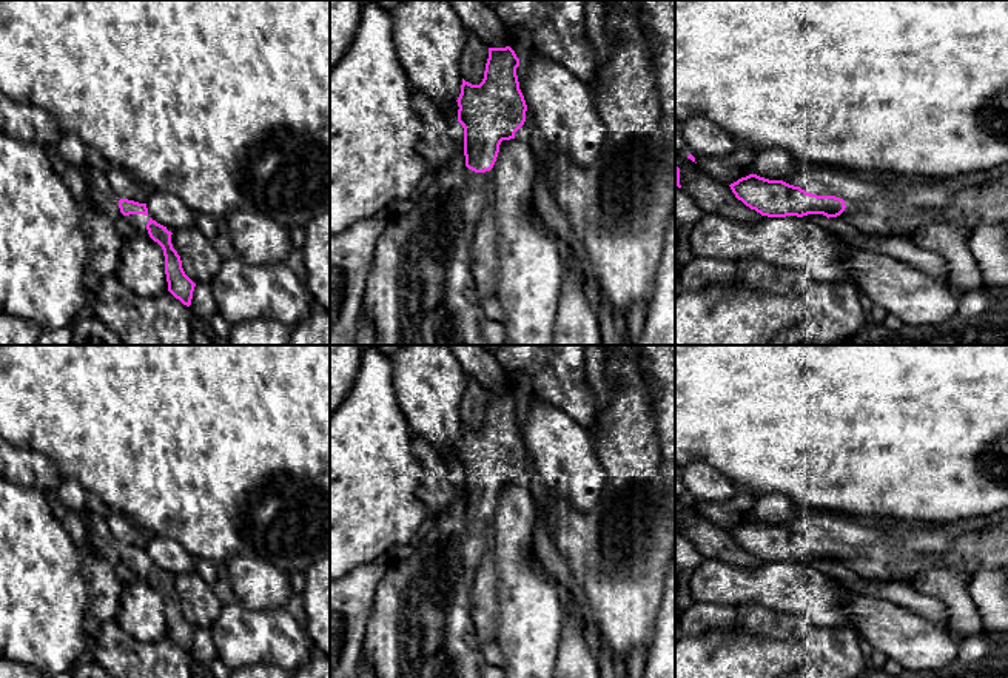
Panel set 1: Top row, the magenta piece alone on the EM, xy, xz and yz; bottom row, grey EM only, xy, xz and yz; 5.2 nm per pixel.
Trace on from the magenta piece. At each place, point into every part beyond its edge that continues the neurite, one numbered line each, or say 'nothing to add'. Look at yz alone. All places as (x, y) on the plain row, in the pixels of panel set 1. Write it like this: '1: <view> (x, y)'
1: yz (987, 541)

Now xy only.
1: xy (91, 521)

